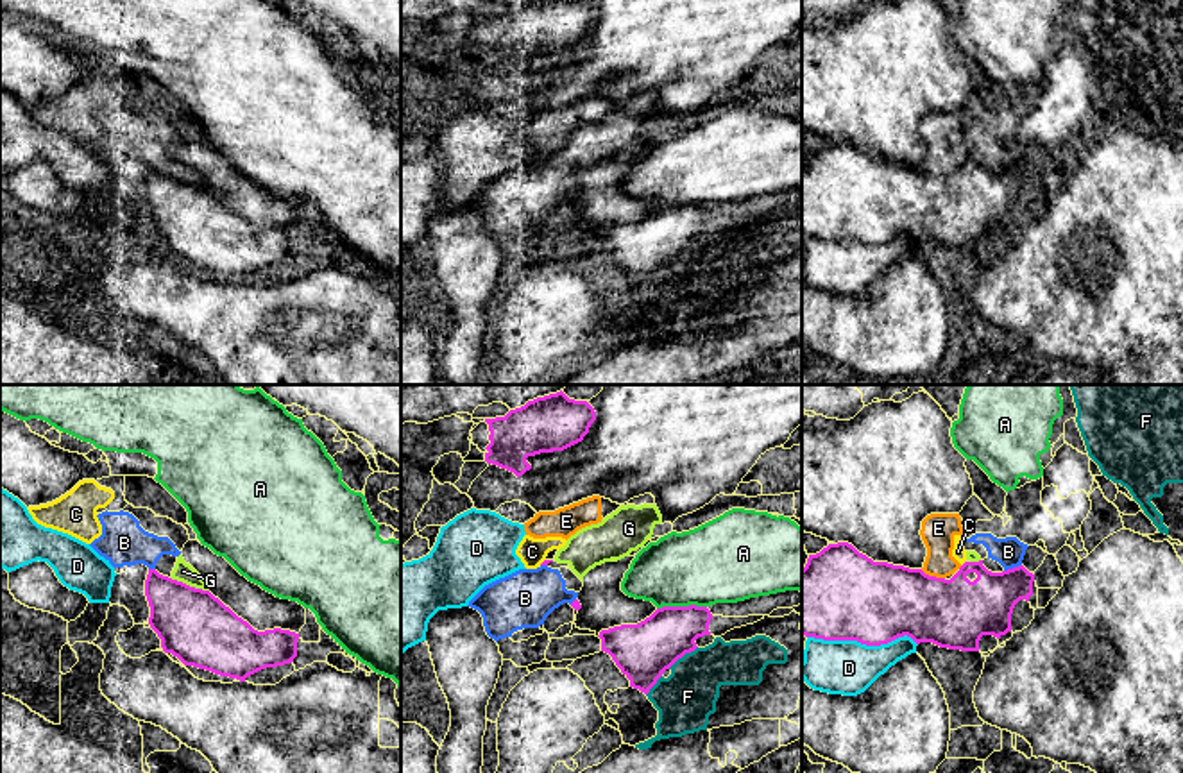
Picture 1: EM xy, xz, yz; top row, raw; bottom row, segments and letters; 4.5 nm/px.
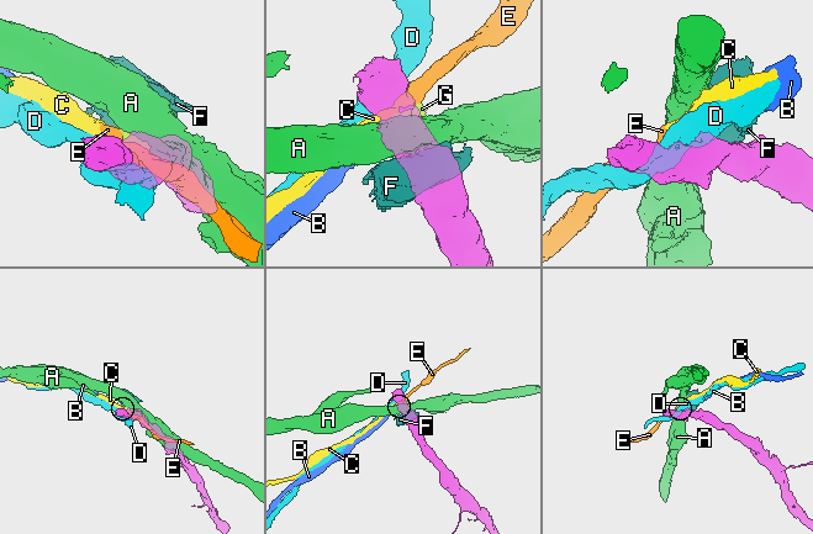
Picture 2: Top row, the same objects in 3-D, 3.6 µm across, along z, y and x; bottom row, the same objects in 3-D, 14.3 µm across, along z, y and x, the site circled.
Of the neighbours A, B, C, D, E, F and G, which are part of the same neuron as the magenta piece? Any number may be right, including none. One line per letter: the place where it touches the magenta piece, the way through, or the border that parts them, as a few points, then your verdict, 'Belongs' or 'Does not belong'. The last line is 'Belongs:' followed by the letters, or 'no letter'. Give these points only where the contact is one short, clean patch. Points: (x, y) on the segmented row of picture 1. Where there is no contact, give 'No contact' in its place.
A: Touches magenta at xz (680, 607). Boundary: xz (706, 605), (663, 605), (657, 609). Does not belong
B: Touches magenta at yz (1013, 568). Boundary: yz (1021, 564), (1004, 571). Does not belong
C: Touches magenta at yz (963, 564). Does not belong
D: Touches magenta at yz (863, 643). Does not belong
E: Touches magenta at yz (933, 577). Does not belong
F: Touches magenta at xz (682, 655). Does not belong
G: Touches magenta at xy (188, 586). Does not belong
Belongs: no letter

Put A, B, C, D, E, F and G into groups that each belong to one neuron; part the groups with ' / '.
A / B G / C E / D / F

